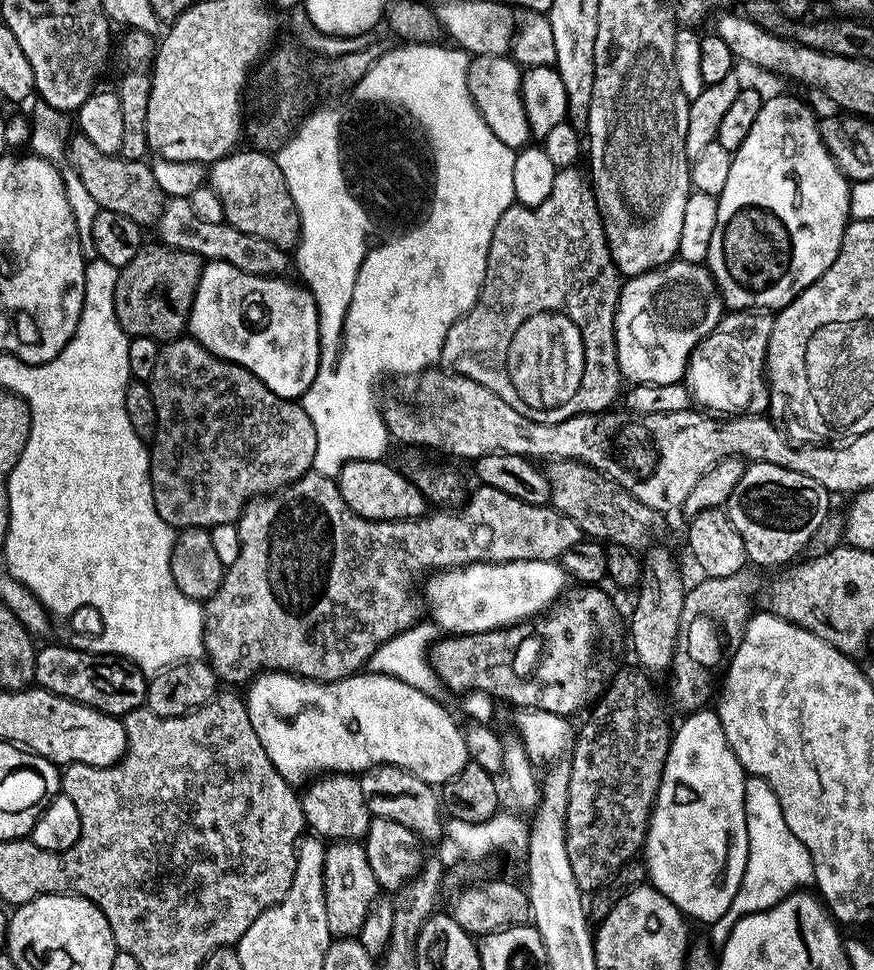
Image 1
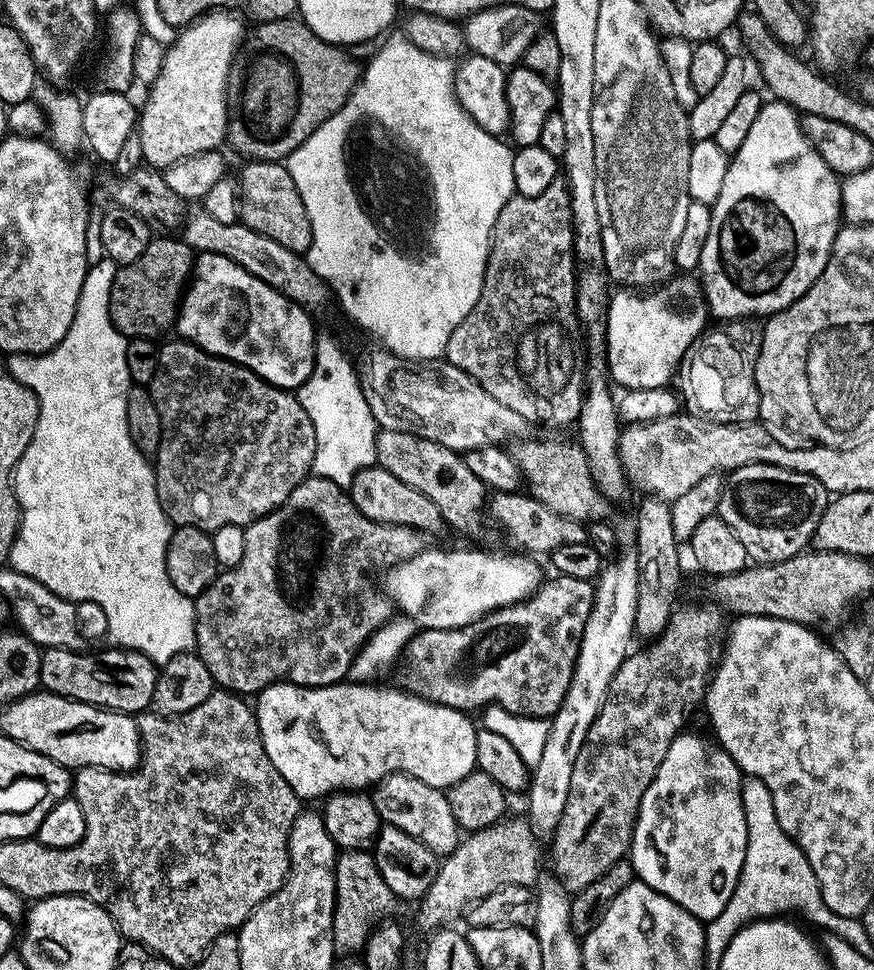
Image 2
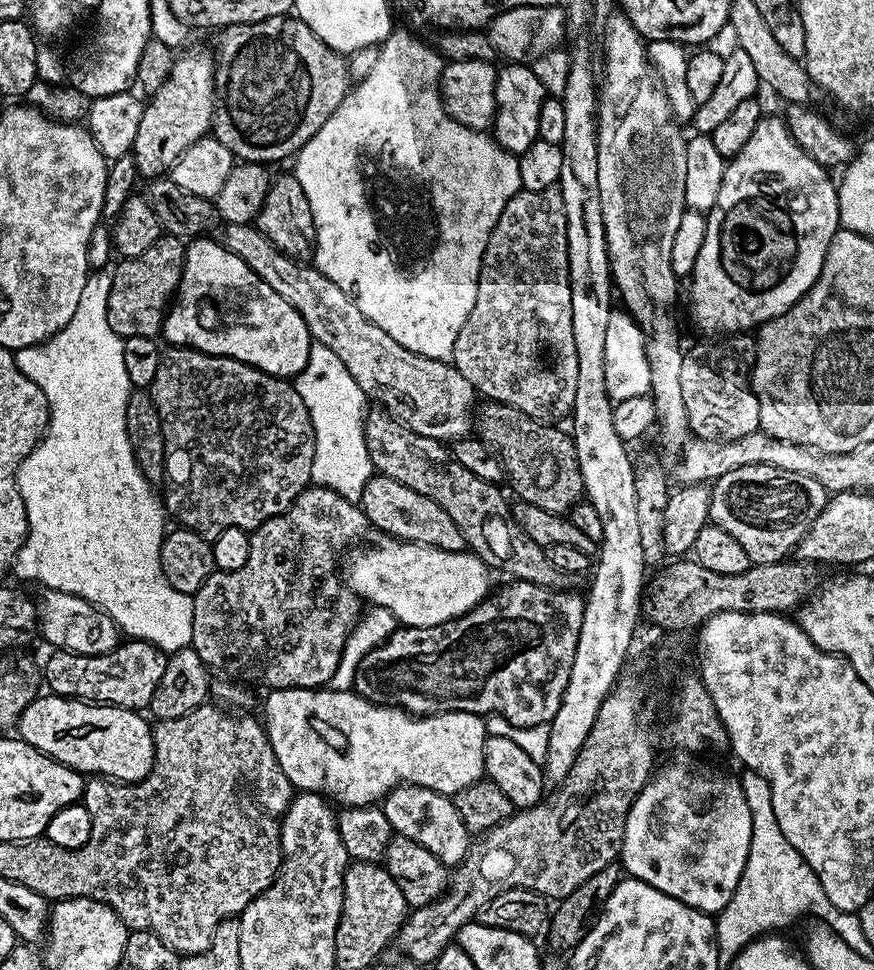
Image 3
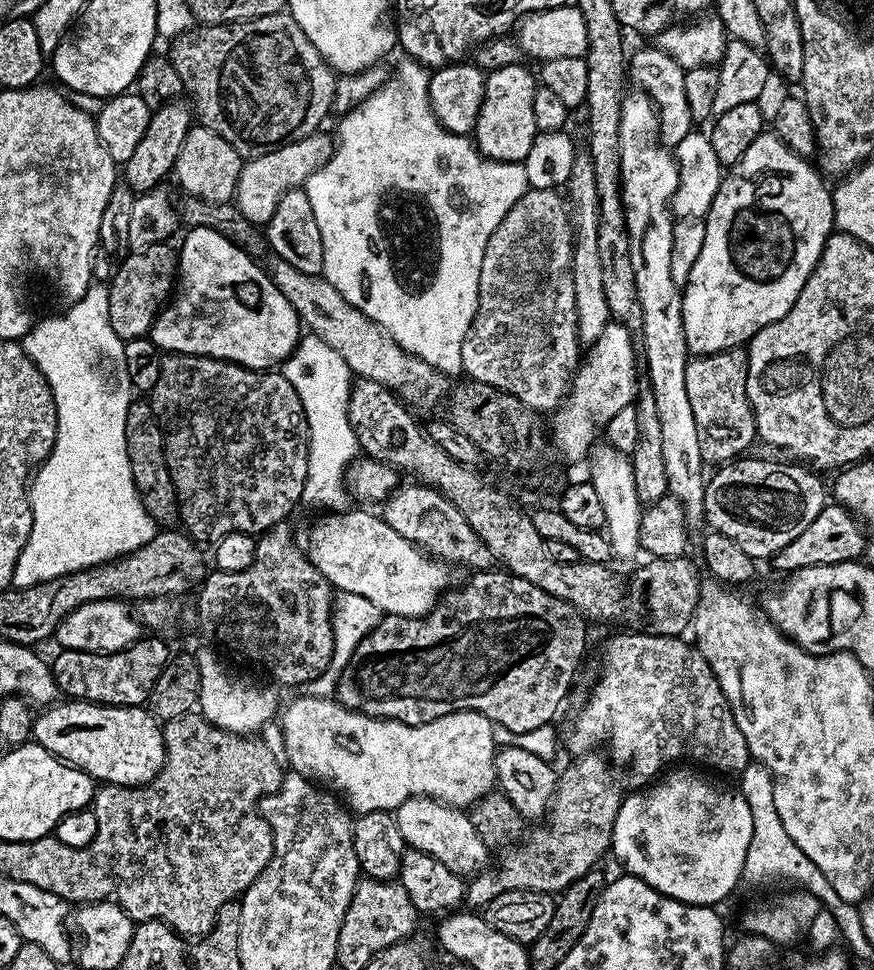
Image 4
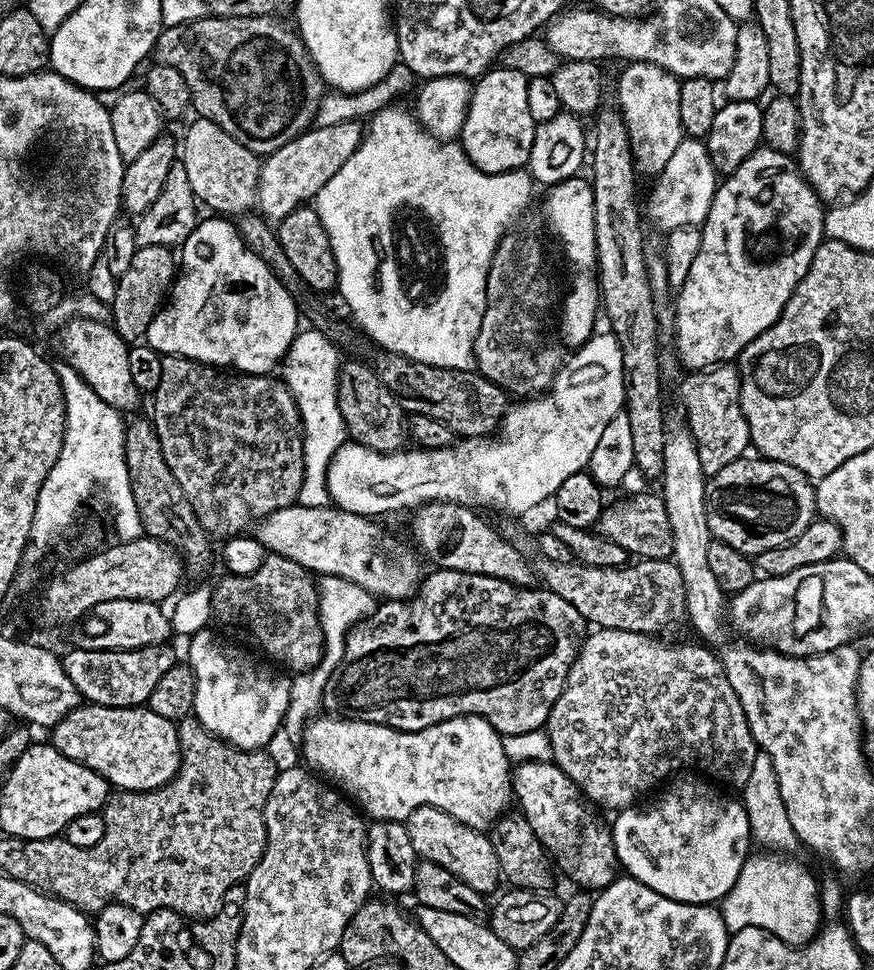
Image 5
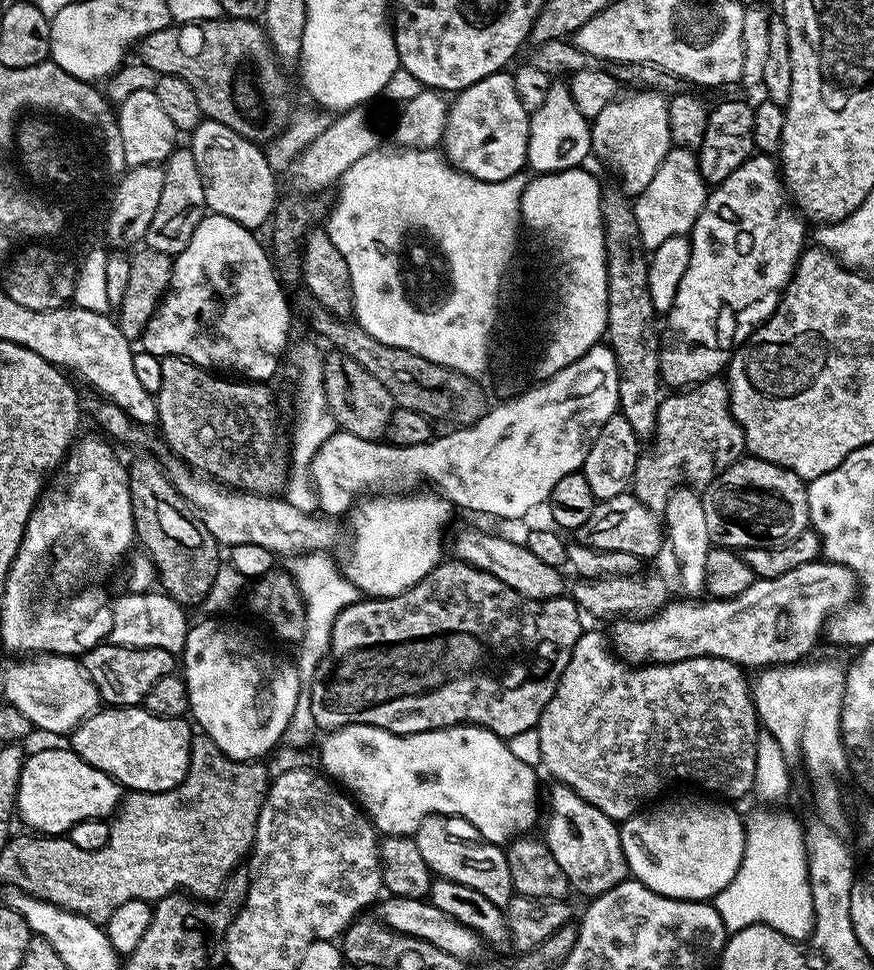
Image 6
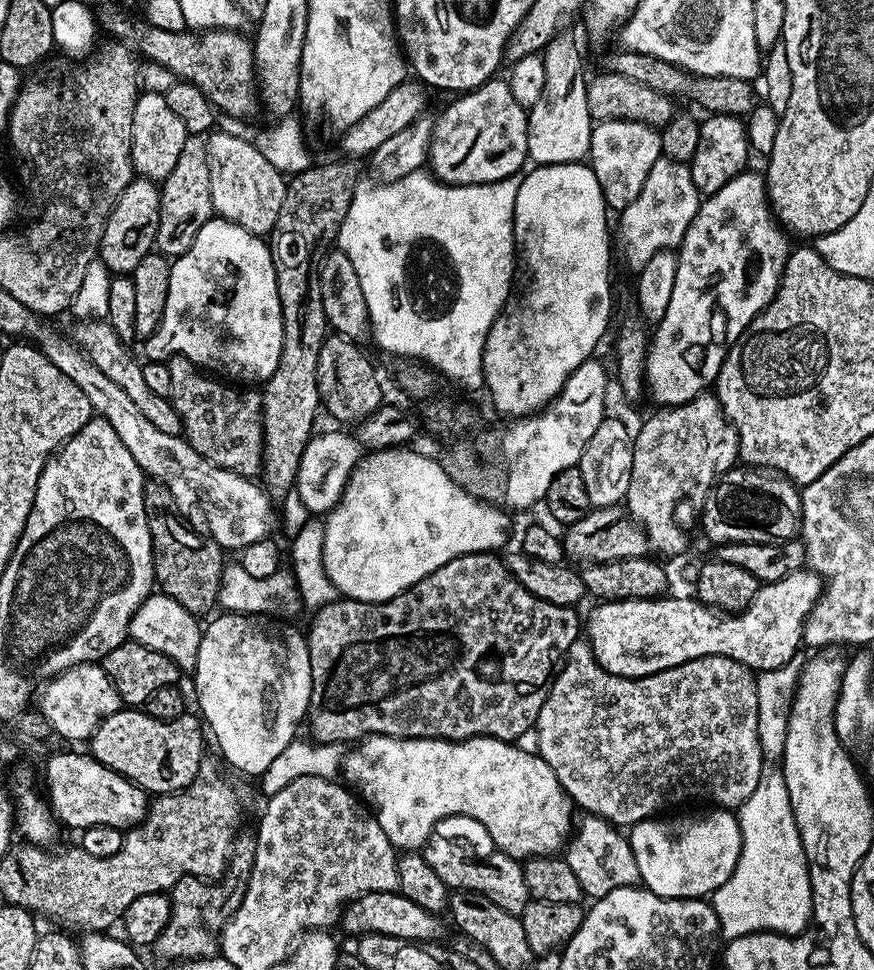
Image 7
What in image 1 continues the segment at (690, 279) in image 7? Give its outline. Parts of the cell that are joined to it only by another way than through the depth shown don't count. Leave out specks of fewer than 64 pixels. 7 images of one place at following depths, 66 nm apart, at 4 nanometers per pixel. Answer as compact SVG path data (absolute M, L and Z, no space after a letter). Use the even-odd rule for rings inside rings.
M768 96L762 110L758 110L758 118L754 126L750 126L750 134L746 134L746 142L738 151L732 153L730 175L726 178L726 186L722 186L718 197L718 222L714 225L714 235L710 237L710 250L706 267L716 280L716 288L724 299L725 309L728 310L779 310L785 308L798 294L806 291L812 283L838 258L838 250L842 246L844 231L850 223L850 198L852 190L850 181L838 170L834 158L826 150L820 133L820 120L807 103L804 104L794 96Z

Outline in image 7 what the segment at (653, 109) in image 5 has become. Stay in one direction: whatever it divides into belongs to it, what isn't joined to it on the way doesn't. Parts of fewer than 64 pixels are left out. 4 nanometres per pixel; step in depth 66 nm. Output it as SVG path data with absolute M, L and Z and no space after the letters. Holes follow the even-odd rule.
M601 120L592 125L586 160L594 170L594 178L598 178L598 186L602 186L609 209L623 210L638 198L642 186L646 186L646 178L650 178L650 169L660 155L660 132L649 124L633 120Z

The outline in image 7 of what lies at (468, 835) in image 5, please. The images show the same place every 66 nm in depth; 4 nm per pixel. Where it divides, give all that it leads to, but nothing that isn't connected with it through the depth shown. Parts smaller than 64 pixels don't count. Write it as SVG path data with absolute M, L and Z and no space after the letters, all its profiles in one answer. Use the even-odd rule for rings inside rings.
M433 834L424 843L422 855L426 866L430 866L434 874L438 874L438 878L449 890L477 892L490 898L494 906L502 906L502 910L517 914L523 912L525 906L528 905L530 897L526 890L524 865L502 851L492 850L485 860L479 860L478 857L471 856L458 841L451 840L448 836Z

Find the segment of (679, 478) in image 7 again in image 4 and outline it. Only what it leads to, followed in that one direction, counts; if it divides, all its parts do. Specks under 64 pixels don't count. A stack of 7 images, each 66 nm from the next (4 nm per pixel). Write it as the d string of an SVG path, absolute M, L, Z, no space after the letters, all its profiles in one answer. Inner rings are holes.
M743 347L731 348L725 352L715 352L712 356L692 356L686 366L686 394L690 394L690 410L694 410L694 422L698 426L698 442L705 461L712 466L720 466L741 457L752 440L757 439L756 423L746 390L748 354Z

